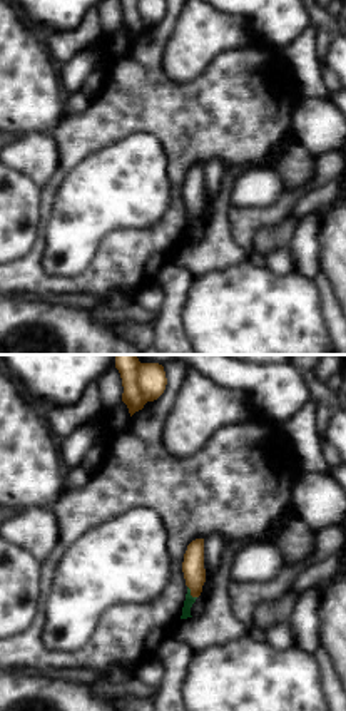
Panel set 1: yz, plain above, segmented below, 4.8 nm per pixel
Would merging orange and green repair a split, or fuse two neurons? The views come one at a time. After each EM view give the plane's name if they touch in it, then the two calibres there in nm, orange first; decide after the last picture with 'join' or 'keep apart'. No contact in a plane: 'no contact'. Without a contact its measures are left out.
meets orange in yz; 110 nm thick on the orange side, 50 nm on the other

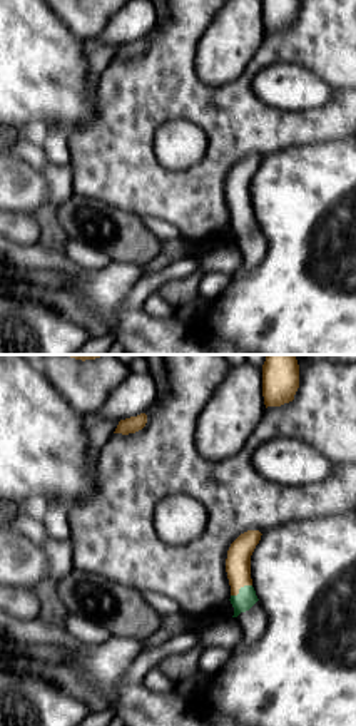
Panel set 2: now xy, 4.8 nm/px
meets orange in xy; 130 nm thick on the orange side, 90 nm on the other

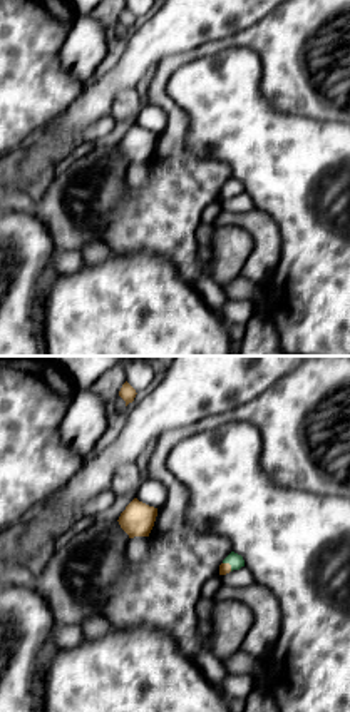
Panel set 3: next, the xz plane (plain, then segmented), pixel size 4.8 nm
meets orange in xz; 50 nm thick on the orange side, 70 nm on the other

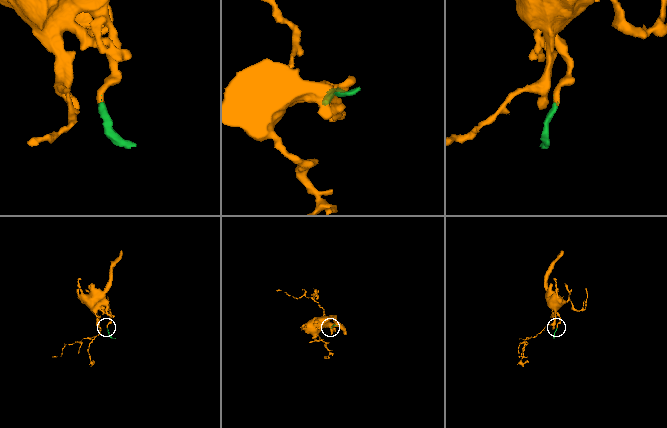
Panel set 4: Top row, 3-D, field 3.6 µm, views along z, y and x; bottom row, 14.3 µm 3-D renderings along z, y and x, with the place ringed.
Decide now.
join

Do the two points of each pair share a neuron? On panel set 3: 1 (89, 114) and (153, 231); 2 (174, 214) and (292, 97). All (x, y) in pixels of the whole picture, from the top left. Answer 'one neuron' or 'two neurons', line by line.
1: two neurons
2: one neuron

